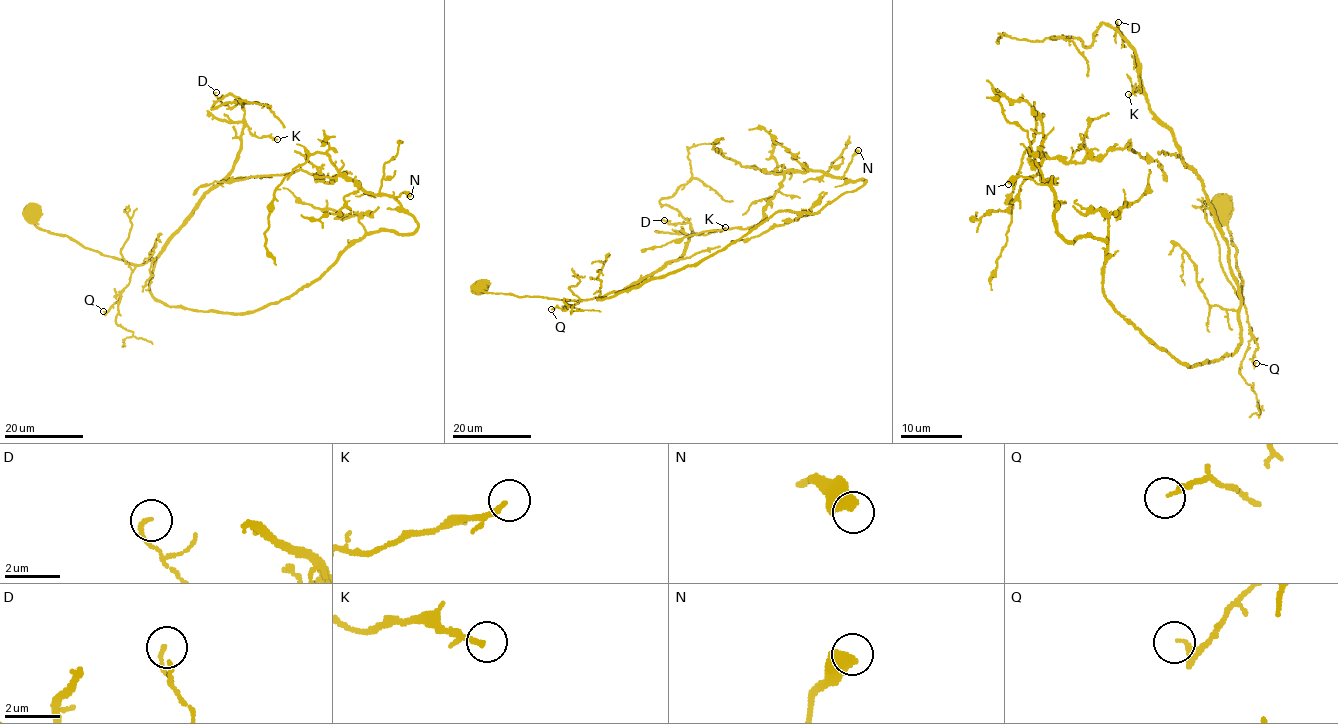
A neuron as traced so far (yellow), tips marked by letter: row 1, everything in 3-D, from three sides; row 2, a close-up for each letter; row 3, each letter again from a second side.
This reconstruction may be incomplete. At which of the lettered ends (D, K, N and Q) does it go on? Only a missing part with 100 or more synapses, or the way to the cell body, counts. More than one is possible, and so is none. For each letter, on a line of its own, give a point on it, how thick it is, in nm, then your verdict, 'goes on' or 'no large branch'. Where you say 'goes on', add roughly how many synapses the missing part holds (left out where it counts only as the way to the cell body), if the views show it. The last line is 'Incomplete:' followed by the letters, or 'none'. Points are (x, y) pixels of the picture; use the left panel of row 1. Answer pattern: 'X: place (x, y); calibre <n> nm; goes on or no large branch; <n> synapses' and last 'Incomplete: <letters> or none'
D: place (216, 92); calibre 130 nm; no large branch
K: place (277, 139); calibre 120 nm; no large branch
N: place (410, 196); calibre 600 nm; no large branch
Q: place (103, 311); calibre 90 nm; no large branch
Incomplete: none

